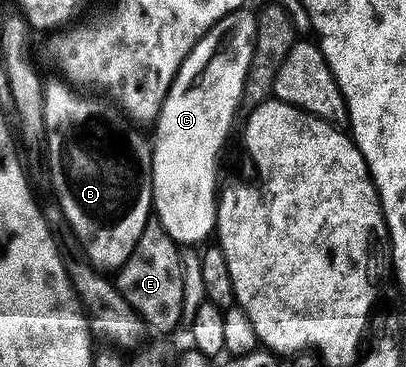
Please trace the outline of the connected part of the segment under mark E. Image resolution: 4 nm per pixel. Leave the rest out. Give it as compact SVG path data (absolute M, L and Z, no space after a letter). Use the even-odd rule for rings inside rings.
M151 221L138 235L130 256L122 263L118 276L113 276L112 282L118 288L120 294L126 299L128 305L142 318L145 326L152 329L156 326L160 331L170 331L184 316L184 293L186 292L186 280L182 271L182 259L178 256L179 244L163 229L162 224Z

